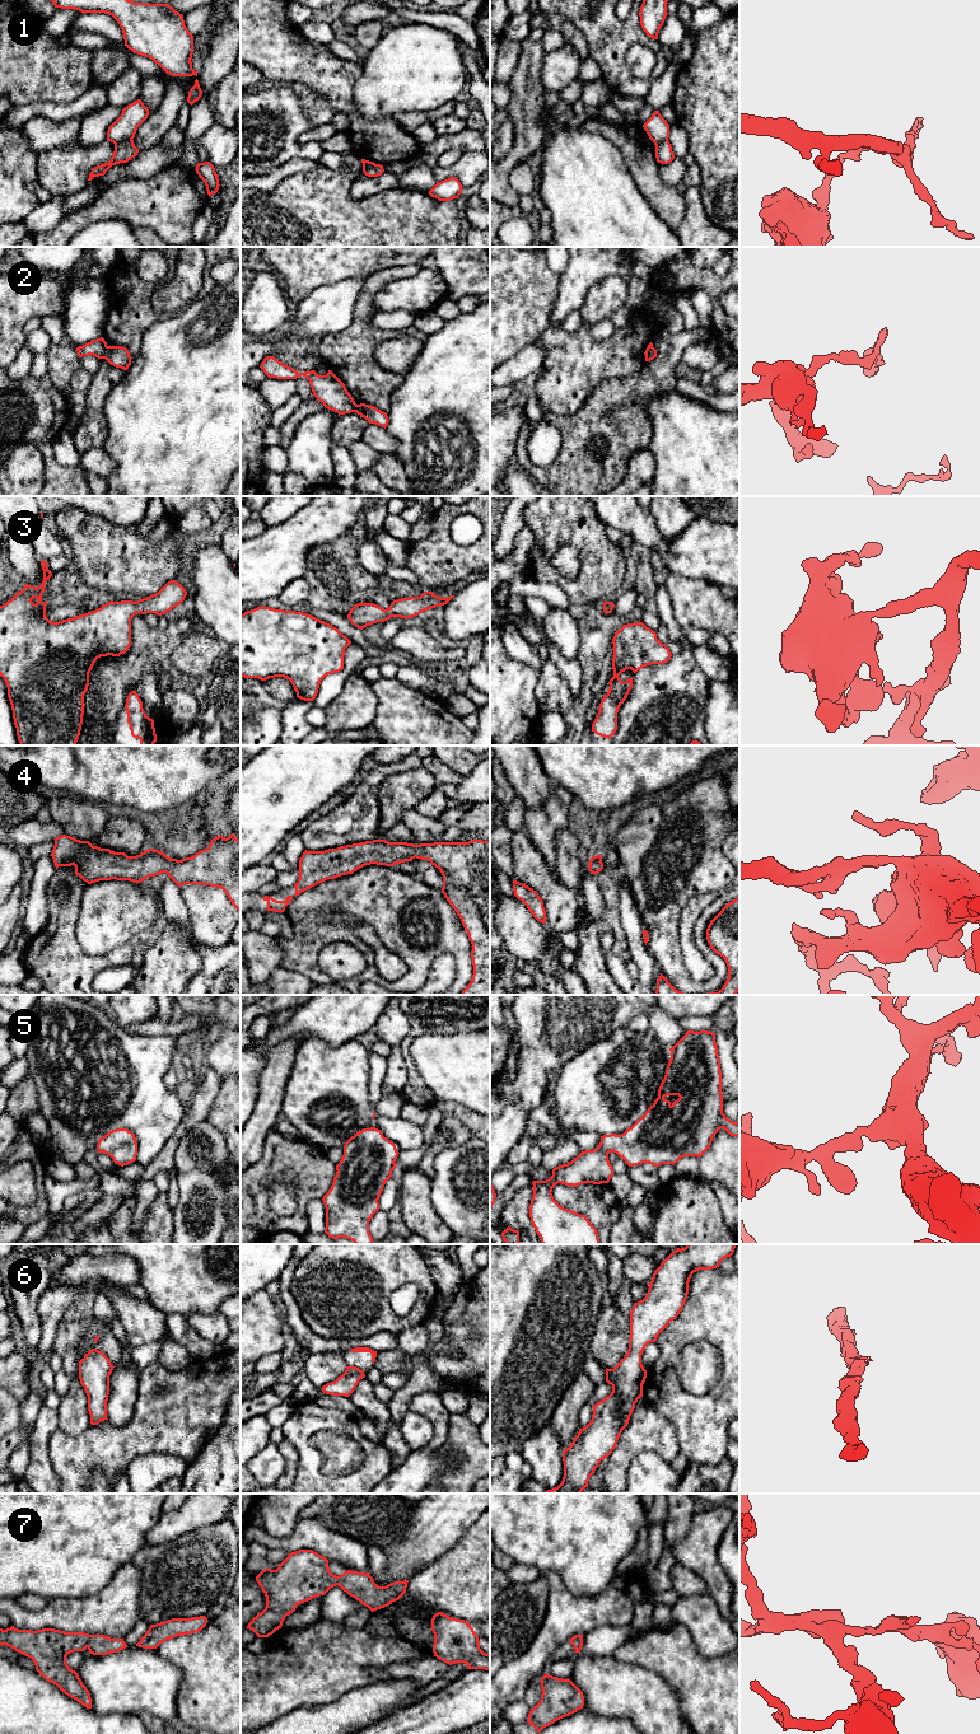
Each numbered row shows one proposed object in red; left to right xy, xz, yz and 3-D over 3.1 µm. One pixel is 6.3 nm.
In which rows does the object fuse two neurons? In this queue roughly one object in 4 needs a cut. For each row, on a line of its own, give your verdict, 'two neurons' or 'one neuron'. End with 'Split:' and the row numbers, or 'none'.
1: two neurons
2: two neurons
3: one neuron
4: one neuron
5: one neuron
6: one neuron
7: one neuron
Split: 1, 2

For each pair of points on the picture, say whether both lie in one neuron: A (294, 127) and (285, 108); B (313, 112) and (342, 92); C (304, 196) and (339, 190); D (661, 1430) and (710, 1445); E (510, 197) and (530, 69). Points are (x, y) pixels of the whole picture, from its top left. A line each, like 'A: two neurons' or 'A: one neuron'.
A: one neuron
B: two neurons
C: one neuron
D: two neurons
E: one neuron

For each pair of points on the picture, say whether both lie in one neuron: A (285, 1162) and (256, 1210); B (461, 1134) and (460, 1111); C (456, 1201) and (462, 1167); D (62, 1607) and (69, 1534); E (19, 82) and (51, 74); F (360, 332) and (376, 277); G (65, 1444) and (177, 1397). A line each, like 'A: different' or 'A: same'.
A: same
B: different
C: same
D: different
E: same
F: same
G: same

